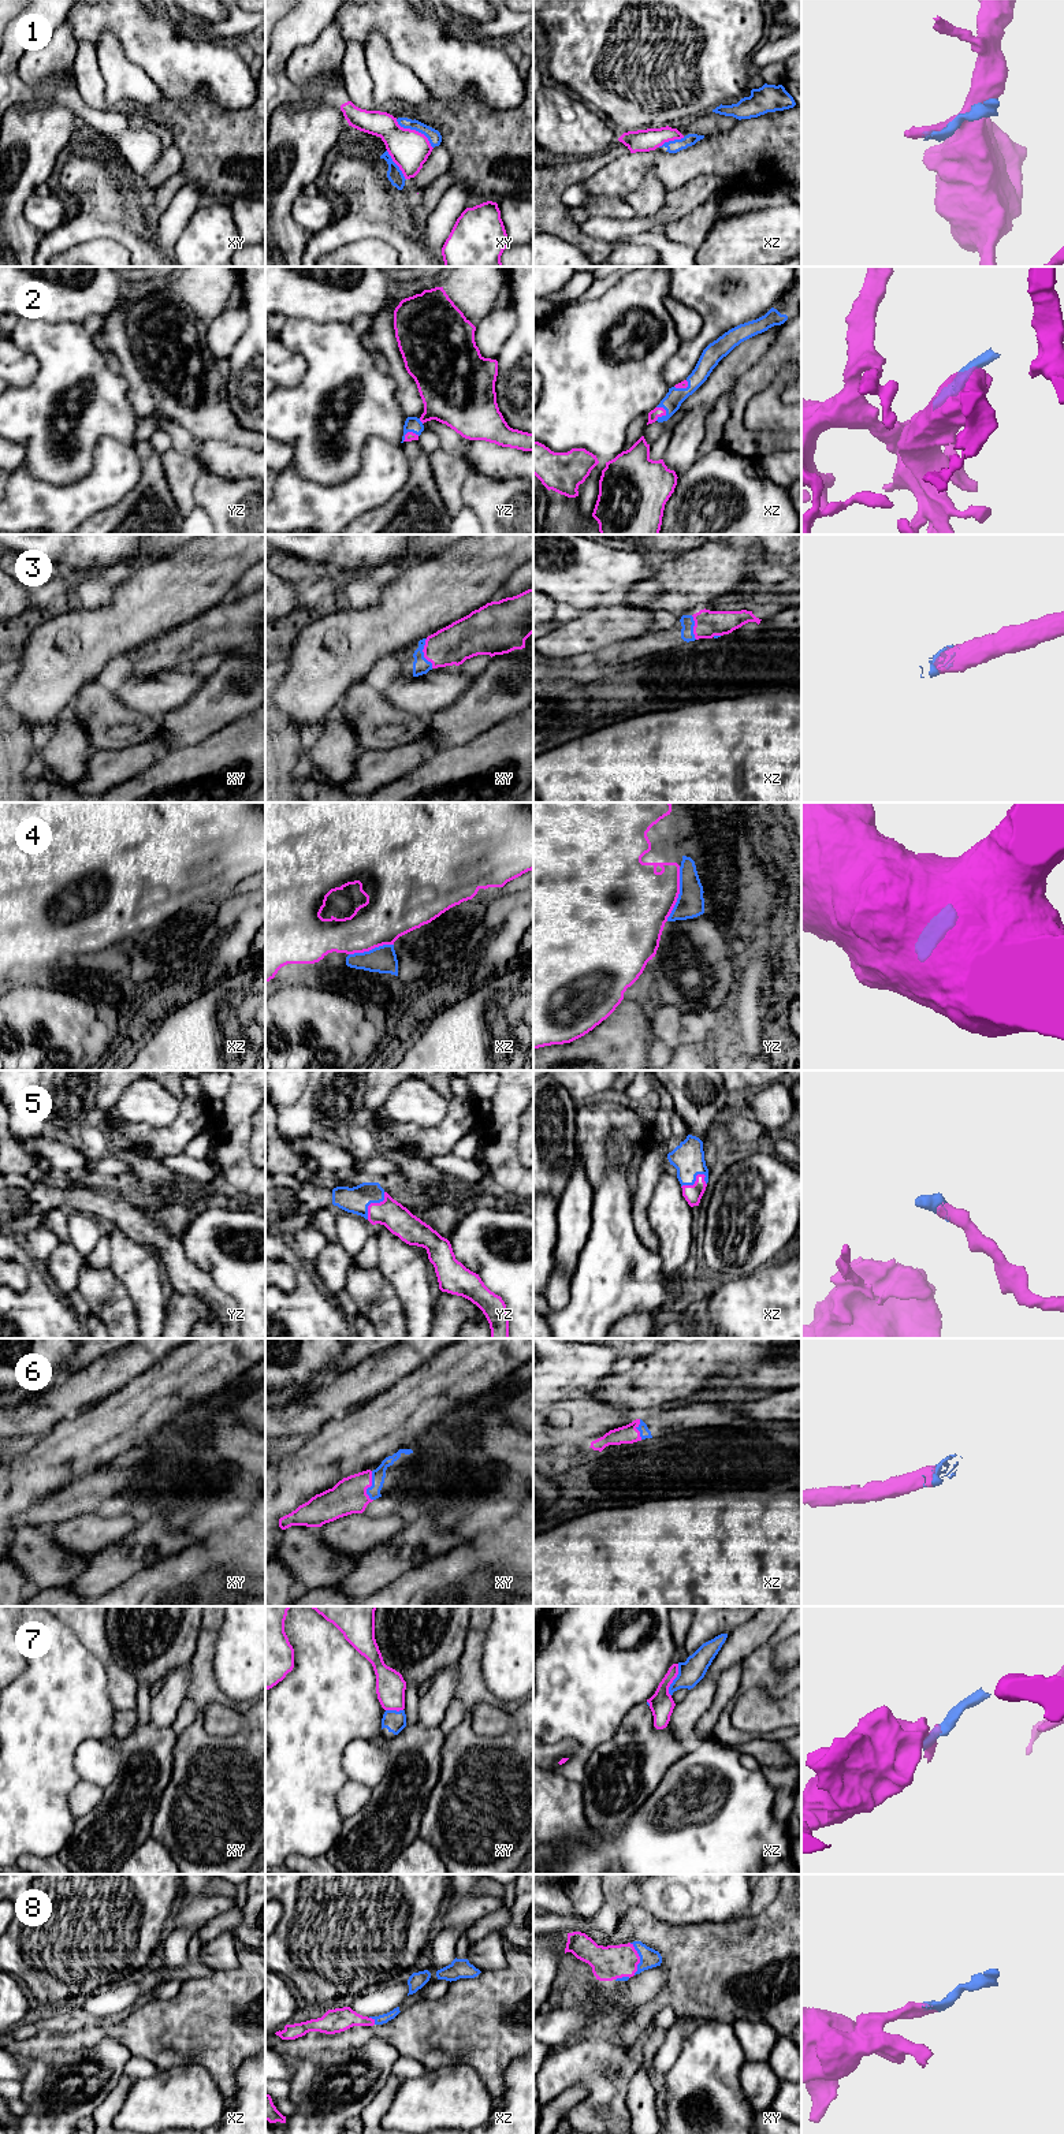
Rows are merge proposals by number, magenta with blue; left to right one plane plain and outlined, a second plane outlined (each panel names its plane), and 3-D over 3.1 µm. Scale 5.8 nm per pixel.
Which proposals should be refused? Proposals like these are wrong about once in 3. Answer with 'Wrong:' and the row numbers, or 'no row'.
Wrong: 1, 4, 7

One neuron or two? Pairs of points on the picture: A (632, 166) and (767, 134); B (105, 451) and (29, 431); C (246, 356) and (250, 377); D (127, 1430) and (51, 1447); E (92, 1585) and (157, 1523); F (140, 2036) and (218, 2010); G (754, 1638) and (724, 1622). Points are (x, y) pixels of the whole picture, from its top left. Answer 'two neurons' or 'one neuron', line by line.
A: one neuron
B: two neurons
C: one neuron
D: one neuron
E: one neuron
F: one neuron
G: two neurons

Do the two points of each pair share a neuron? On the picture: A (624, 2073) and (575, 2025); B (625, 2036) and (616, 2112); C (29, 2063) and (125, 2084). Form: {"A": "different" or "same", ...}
{"A": "different", "B": "different", "C": "different"}

